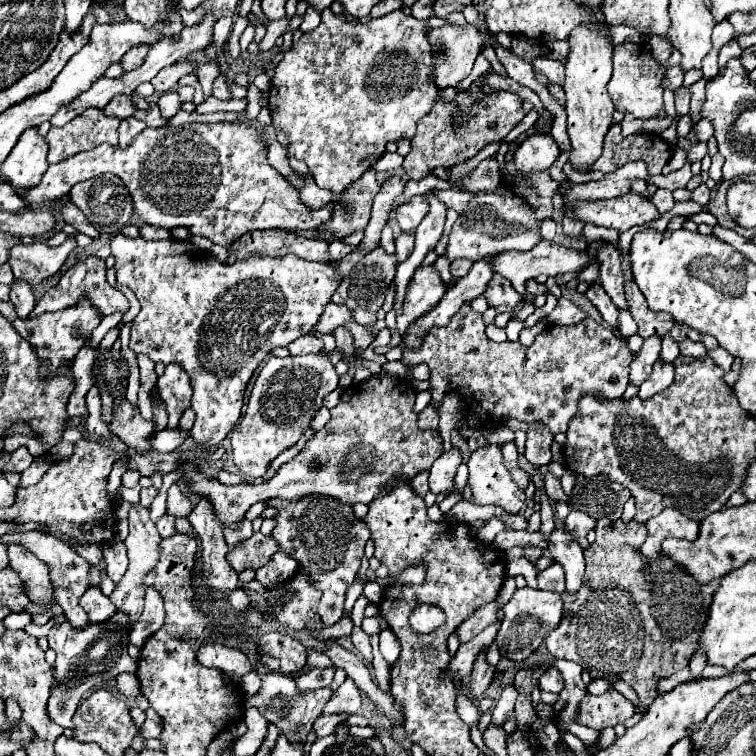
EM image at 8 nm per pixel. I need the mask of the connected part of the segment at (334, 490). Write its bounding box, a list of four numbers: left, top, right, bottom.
[184,373,442,527]

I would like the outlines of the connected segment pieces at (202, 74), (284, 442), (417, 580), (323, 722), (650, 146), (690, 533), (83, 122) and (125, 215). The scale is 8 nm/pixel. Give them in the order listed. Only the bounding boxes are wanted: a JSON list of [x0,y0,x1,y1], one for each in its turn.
[[195,62,221,98],[232,351,338,477],[398,564,426,584],[314,713,344,737],[592,125,672,175],[640,507,698,559],[50,109,118,163],[70,173,134,235]]

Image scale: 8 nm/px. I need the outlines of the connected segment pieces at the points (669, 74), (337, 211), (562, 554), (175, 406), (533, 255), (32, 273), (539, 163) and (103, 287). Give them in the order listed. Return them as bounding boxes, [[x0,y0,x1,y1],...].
[[662,51,684,91],[318,169,378,241],[548,529,586,595],[158,365,192,429],[492,239,598,321],[8,235,76,285],[514,135,558,173],[30,255,130,319]]

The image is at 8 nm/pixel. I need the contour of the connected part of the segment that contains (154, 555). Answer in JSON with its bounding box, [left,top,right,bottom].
[110,503,162,625]

